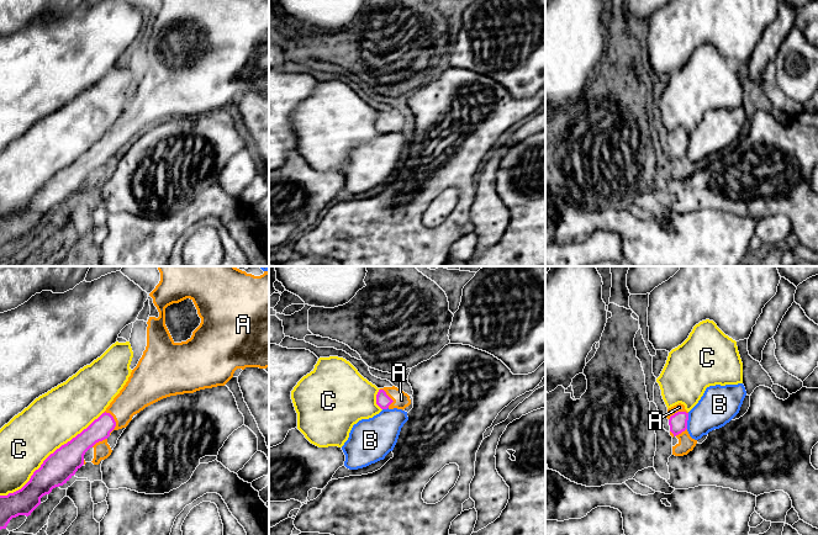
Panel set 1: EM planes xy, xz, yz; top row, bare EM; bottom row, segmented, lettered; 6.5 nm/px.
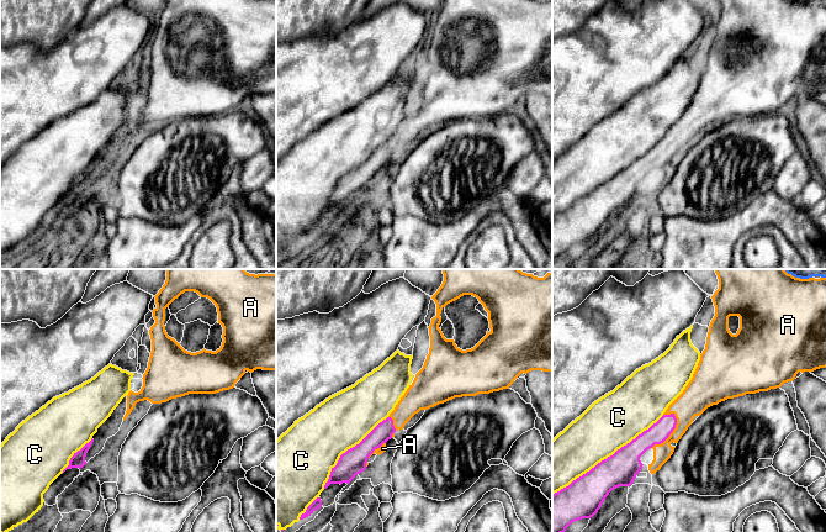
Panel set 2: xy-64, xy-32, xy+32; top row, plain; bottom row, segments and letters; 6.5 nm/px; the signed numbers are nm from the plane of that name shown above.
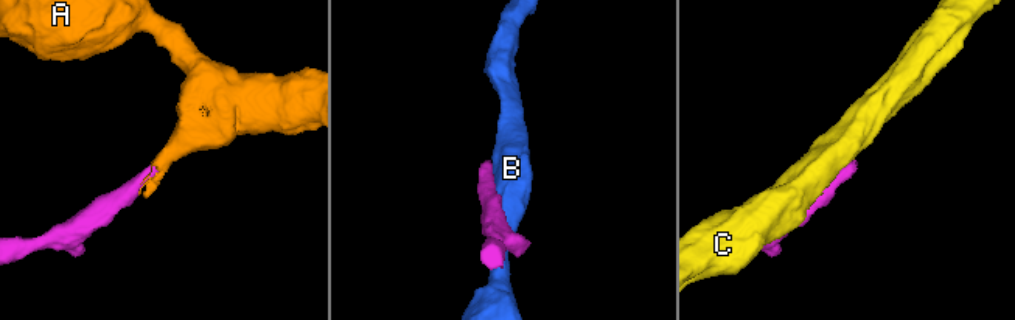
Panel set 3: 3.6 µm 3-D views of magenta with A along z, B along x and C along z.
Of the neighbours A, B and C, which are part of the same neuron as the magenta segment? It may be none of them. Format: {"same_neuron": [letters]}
{"same_neuron": ["A"]}

